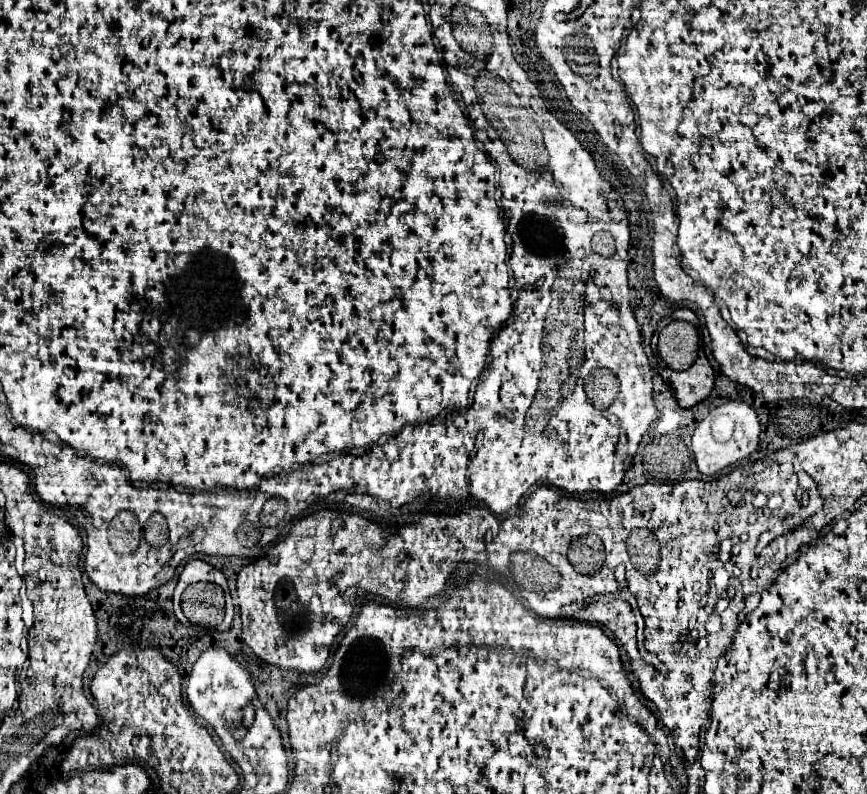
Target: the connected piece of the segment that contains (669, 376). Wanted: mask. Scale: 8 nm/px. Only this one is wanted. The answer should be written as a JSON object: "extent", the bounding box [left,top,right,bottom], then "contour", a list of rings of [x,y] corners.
{"extent":[661,354,713,408],"contour":[[[699,354],[699,358],[695,360],[695,364],[685,370],[685,372],[675,372],[671,368],[663,368],[661,376],[665,380],[665,384],[673,390],[679,406],[683,408],[691,408],[697,402],[705,400],[709,396],[709,392],[713,390],[713,368],[707,360],[707,356]]]}

